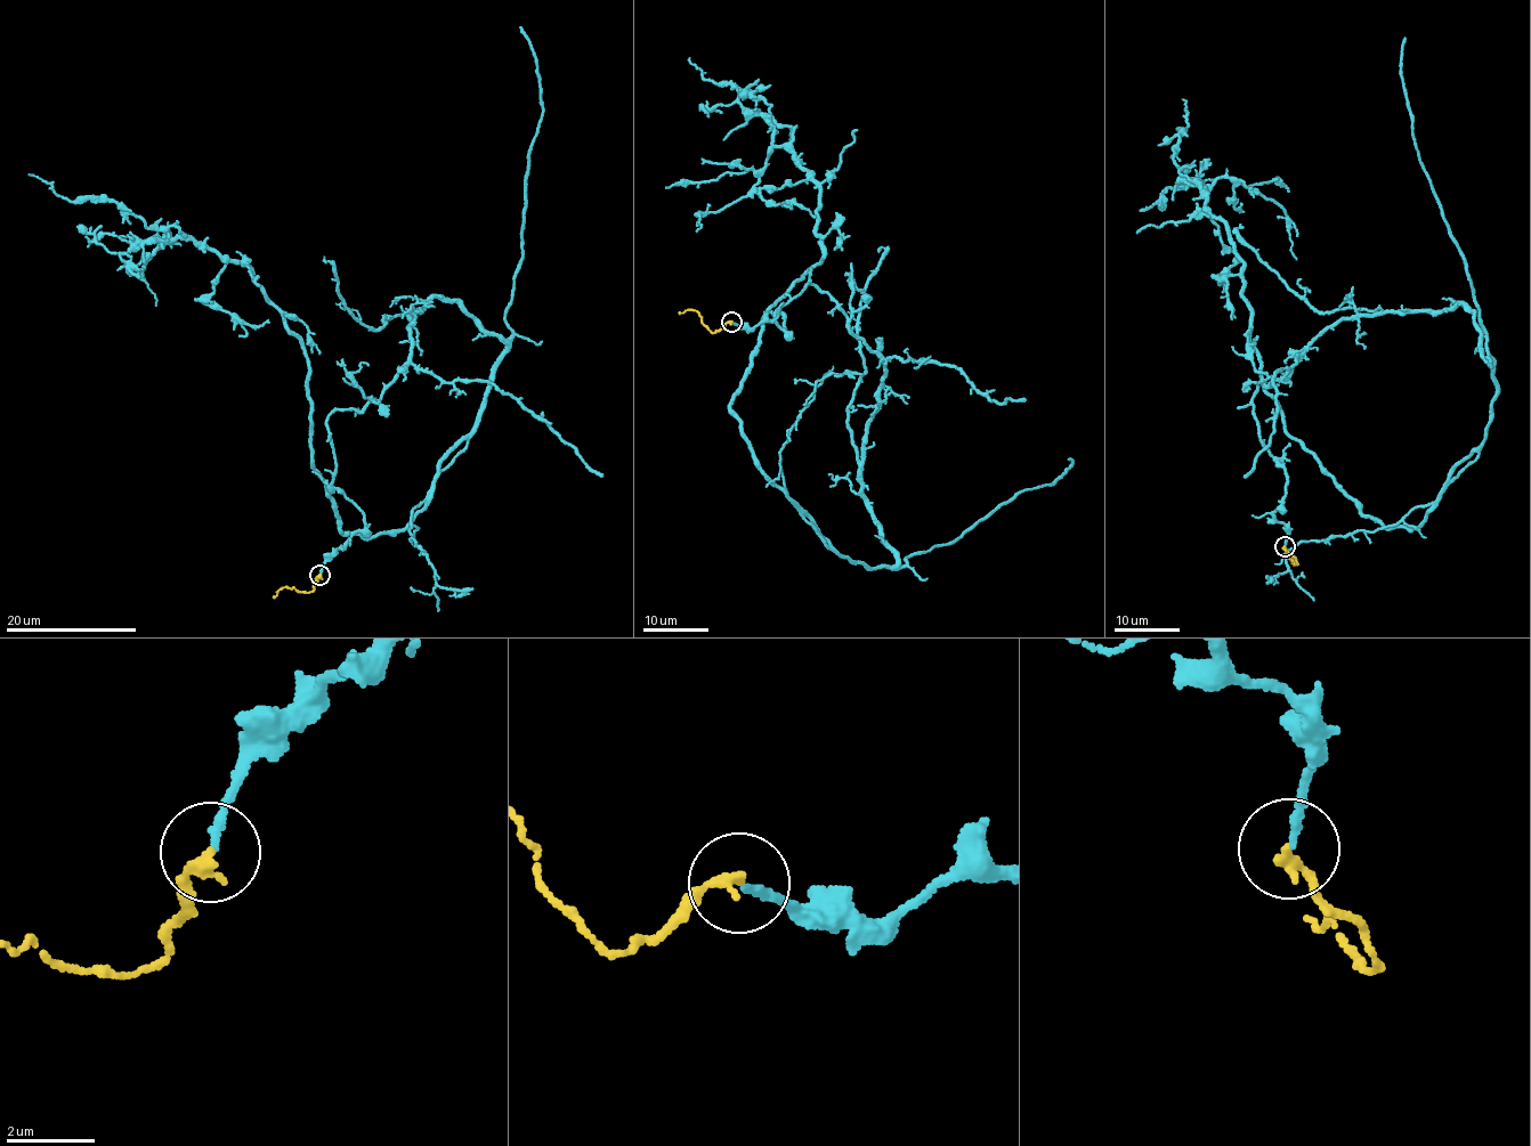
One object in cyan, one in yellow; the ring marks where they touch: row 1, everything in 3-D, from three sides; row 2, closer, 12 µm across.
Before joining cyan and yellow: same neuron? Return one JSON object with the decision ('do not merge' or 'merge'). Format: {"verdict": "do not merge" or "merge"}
{"verdict": "merge"}

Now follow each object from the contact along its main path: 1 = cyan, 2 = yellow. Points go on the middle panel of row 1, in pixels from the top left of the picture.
1: (731, 323), (793, 335), (810, 281), (881, 358), (890, 567), (829, 549), (730, 408), (820, 196), (689, 58)
2: (731, 323), (712, 332), (696, 311), (678, 311)

